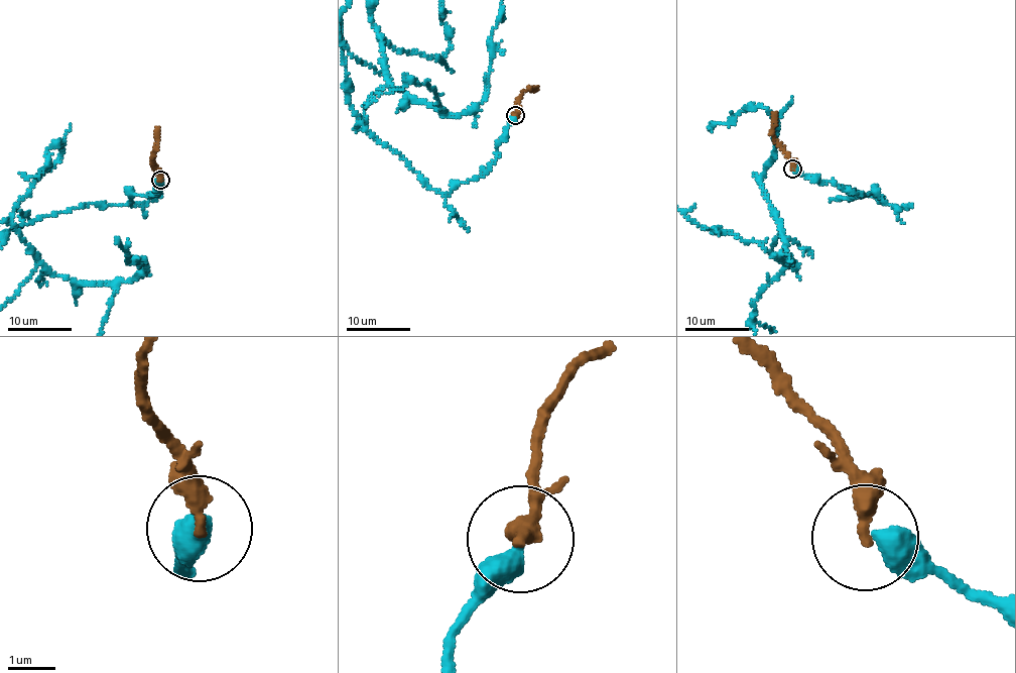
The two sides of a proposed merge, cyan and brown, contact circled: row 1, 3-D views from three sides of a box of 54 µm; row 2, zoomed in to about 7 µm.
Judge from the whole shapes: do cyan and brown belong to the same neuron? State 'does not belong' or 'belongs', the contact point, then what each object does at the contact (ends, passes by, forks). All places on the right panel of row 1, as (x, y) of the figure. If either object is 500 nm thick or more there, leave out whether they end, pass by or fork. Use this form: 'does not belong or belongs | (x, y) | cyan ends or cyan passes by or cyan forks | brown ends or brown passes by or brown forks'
does not belong | (792, 169) | cyan ends | brown ends

